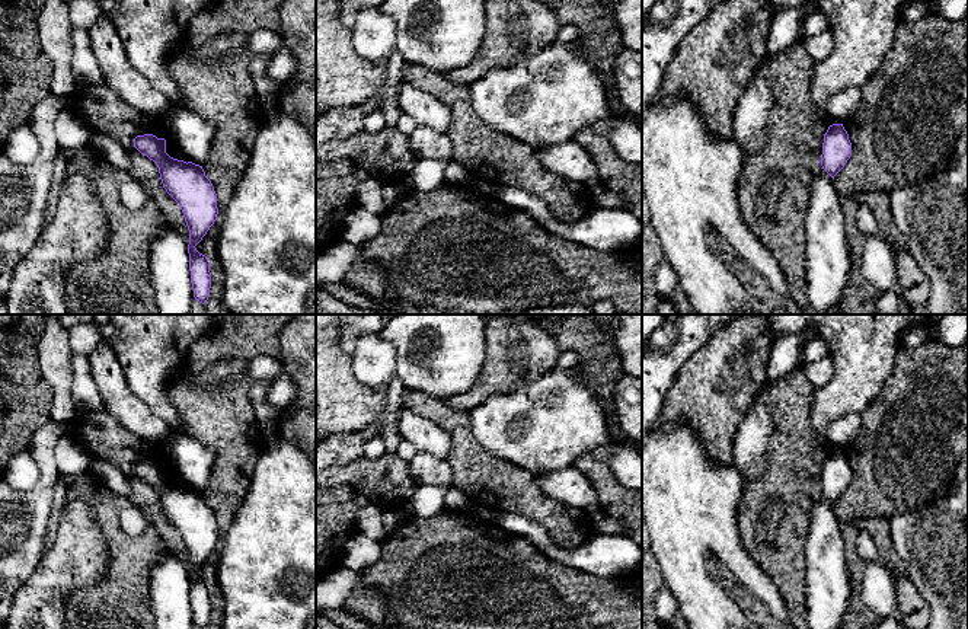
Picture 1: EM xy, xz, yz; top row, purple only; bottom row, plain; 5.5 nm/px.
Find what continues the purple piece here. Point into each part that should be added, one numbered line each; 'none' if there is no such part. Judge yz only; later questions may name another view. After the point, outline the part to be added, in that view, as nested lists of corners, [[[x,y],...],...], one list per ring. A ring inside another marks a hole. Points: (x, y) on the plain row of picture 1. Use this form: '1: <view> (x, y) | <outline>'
none

